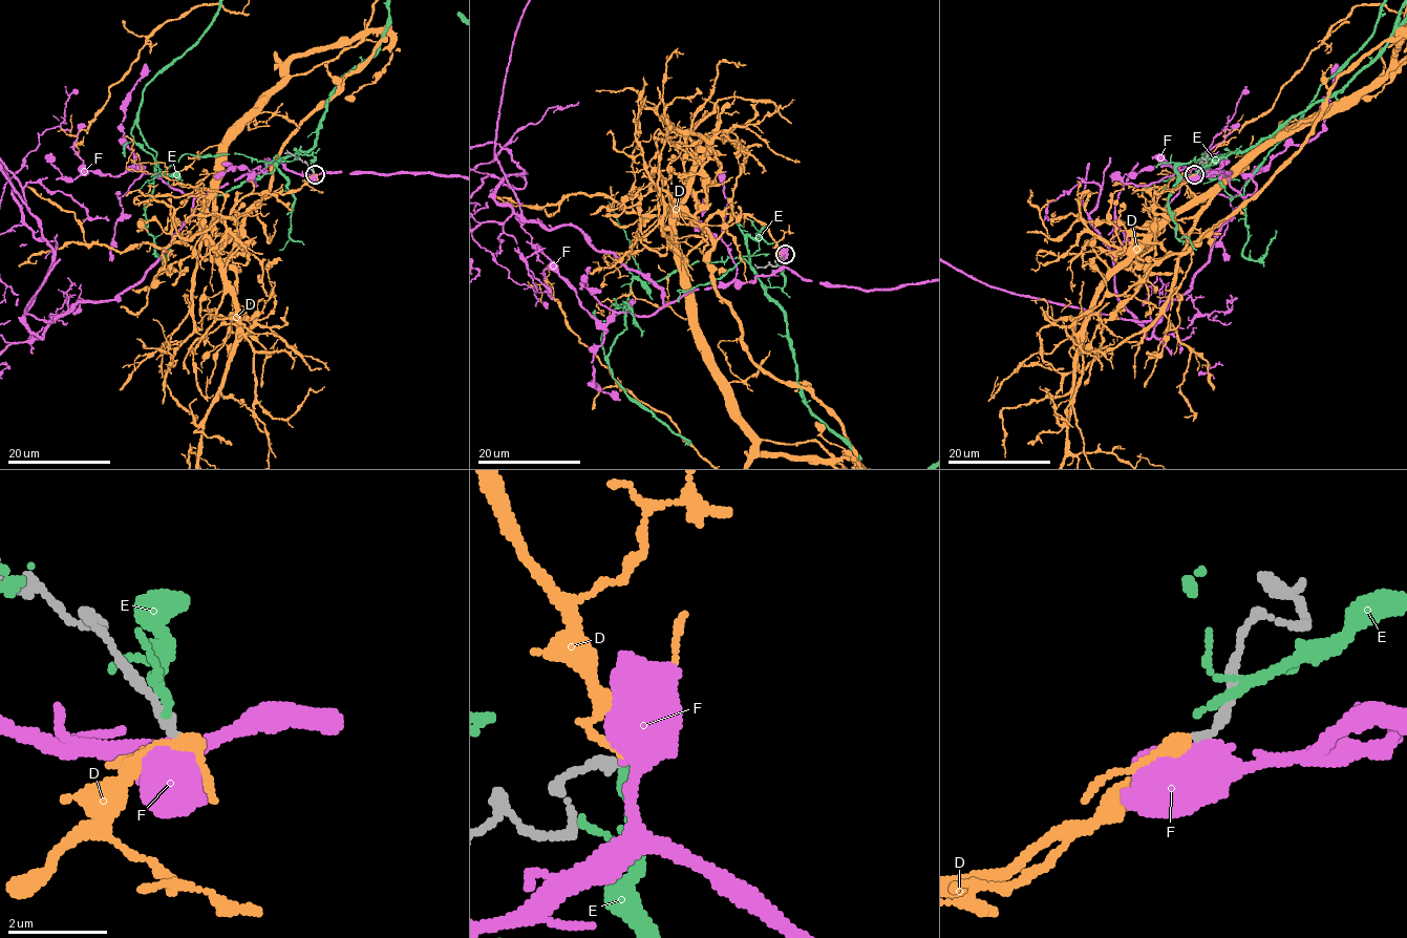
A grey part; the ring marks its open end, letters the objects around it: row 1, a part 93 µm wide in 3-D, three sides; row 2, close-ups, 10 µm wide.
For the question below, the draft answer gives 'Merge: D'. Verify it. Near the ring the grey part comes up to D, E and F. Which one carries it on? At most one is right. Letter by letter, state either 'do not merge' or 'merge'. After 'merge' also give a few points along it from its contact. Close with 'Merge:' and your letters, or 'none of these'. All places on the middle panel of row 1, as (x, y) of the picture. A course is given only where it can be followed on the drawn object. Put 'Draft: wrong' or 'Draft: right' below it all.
D: merge
E: do not merge
F: do not merge
Merge: D
Draft: right

